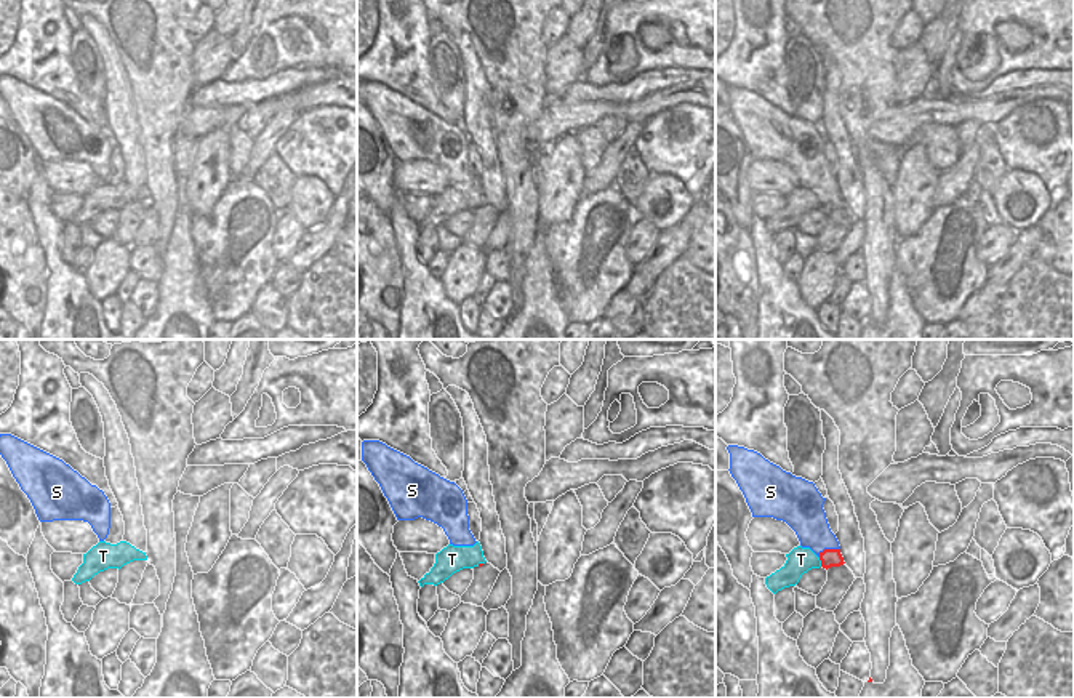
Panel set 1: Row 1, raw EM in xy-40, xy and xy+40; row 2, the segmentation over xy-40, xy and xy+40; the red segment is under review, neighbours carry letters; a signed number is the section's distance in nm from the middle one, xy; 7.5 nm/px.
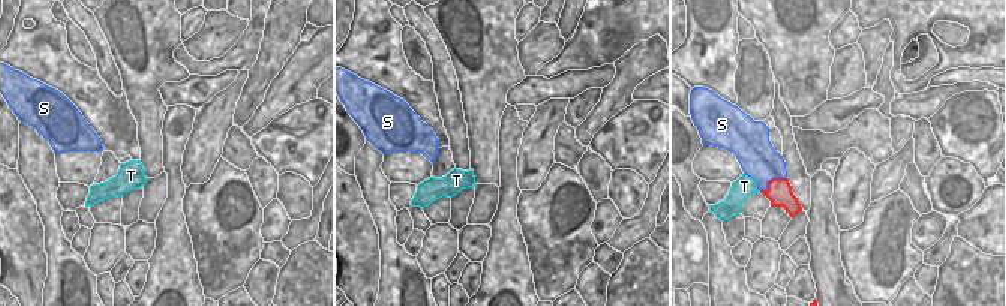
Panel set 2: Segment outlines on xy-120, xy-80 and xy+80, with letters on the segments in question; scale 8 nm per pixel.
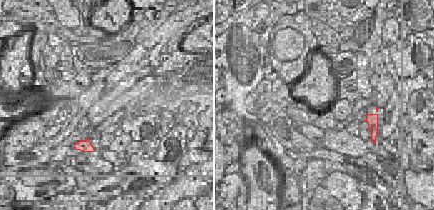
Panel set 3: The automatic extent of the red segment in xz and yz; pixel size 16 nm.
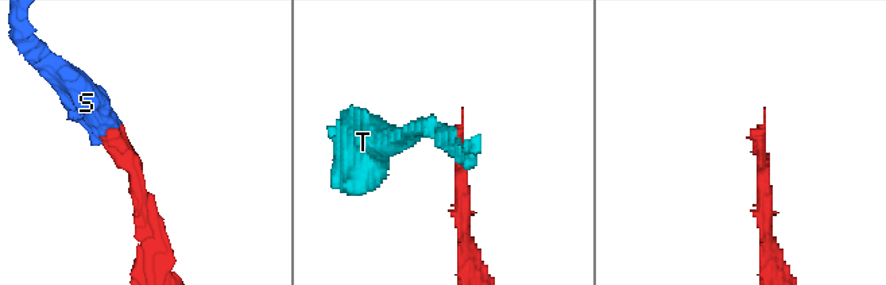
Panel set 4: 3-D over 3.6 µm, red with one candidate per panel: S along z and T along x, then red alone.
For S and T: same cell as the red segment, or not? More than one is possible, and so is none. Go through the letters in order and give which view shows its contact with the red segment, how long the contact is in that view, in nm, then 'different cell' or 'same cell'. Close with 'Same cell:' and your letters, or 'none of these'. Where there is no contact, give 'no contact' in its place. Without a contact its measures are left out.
S: meets red in xy+40; contact 180 nm long; same cell
T: meets red in xy+40; contact 80 nm long; different cell
Same cell: S

